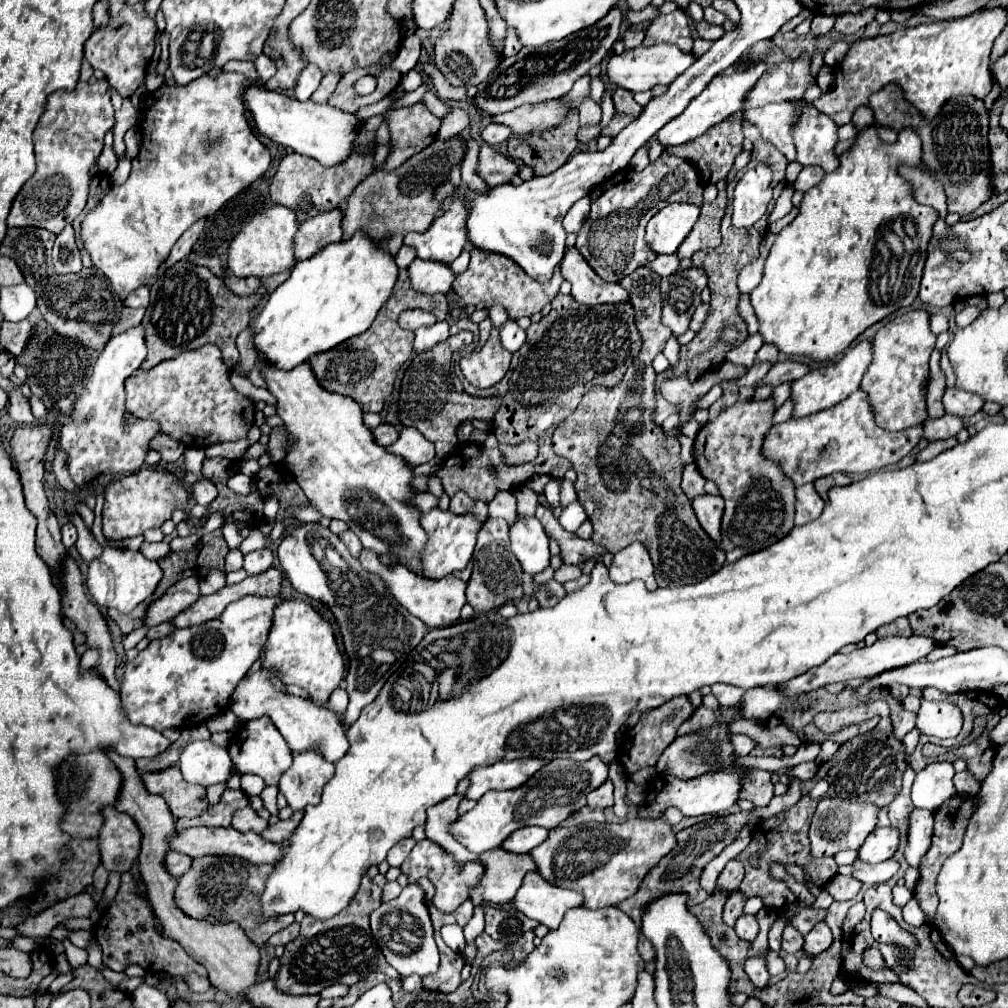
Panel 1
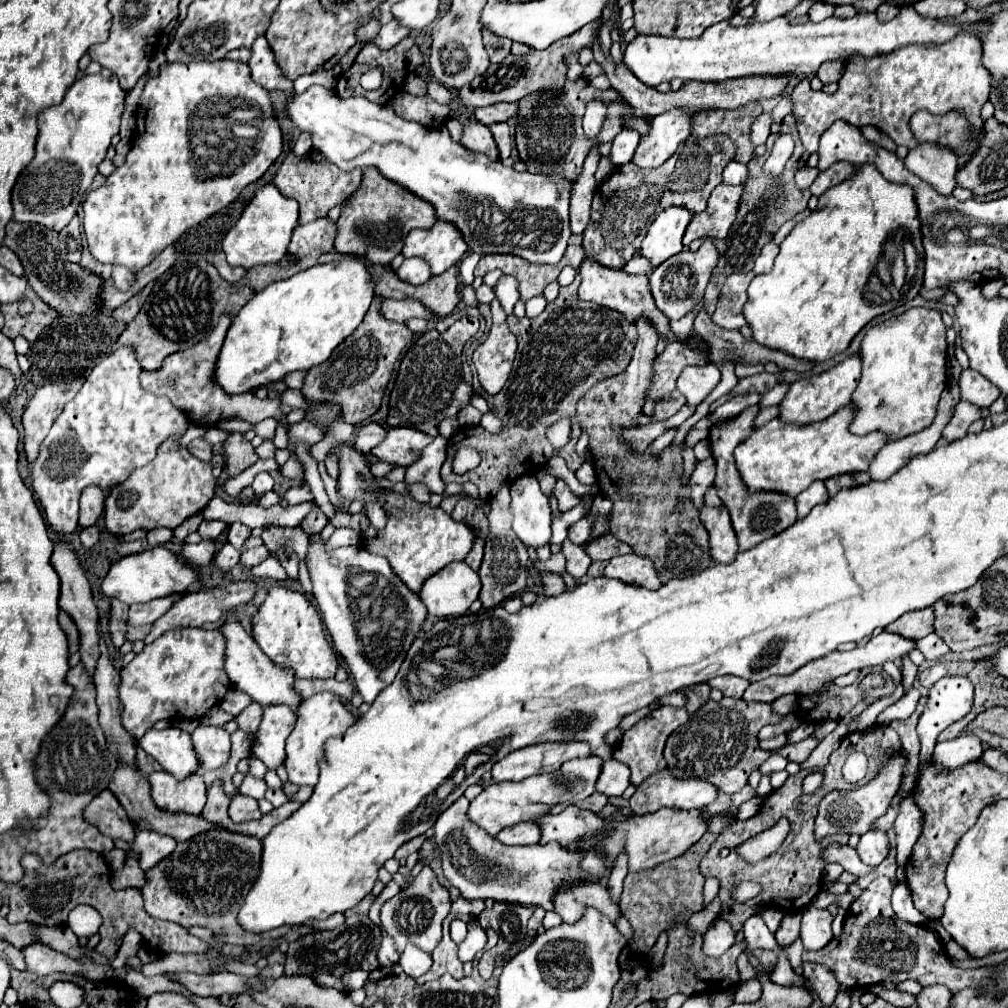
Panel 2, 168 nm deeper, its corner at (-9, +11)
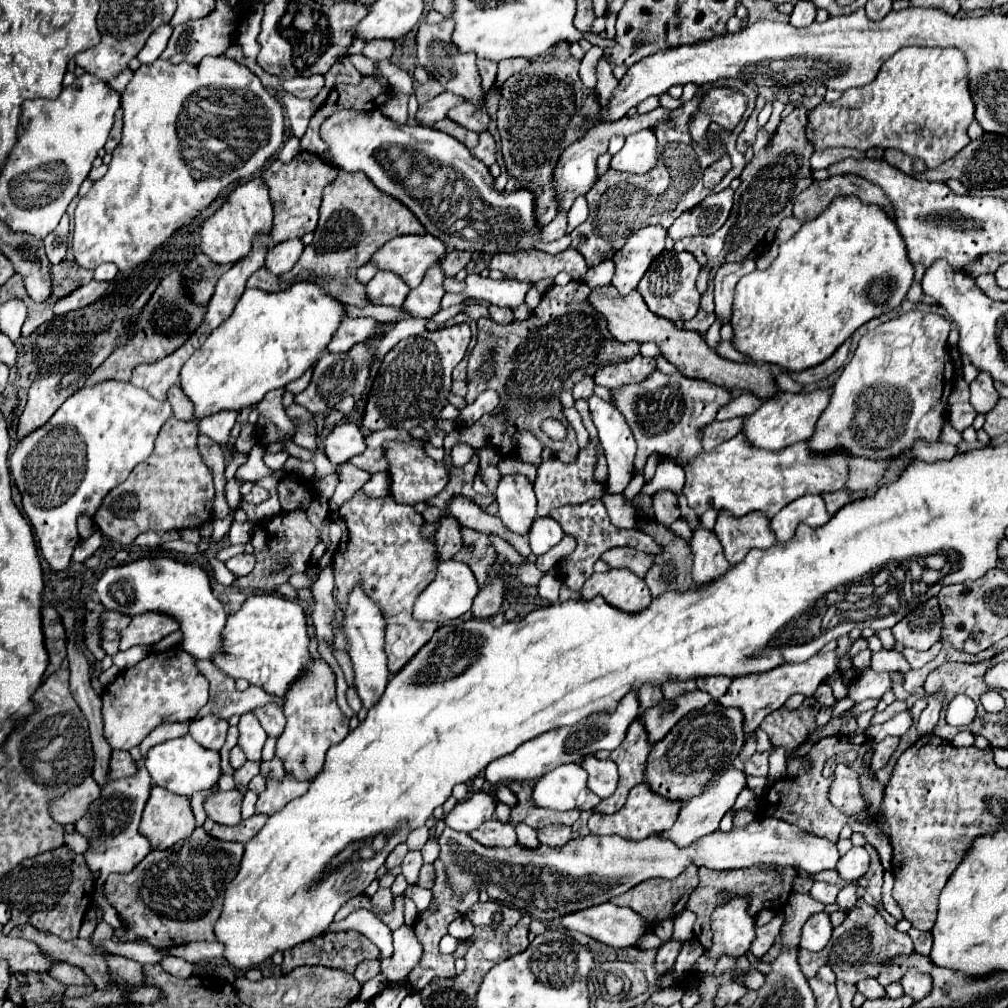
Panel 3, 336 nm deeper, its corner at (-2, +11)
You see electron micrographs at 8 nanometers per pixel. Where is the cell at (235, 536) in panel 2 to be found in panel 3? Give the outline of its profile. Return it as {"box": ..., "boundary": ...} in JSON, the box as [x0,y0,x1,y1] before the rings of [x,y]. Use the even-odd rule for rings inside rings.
{"box":[225,478,241,517],"boundary":[[[235,478],[231,479],[230,481],[227,481],[225,485],[226,501],[232,510],[233,517],[238,509],[237,506],[241,496],[239,488],[240,485]]]}

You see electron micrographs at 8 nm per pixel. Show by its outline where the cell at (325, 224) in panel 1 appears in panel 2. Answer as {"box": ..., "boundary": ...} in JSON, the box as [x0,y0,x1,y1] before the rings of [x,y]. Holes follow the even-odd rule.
{"box":[289,217,335,257],"boundary":[[[327,217],[317,219],[309,225],[295,227],[289,243],[289,255],[321,257],[333,251],[333,237],[335,237],[335,223],[331,223]]]}

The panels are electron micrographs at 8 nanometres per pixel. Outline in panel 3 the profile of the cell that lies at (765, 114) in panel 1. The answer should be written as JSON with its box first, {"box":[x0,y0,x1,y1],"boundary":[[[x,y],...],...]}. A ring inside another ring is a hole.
{"box":[806,47,974,169],"boundary":[[[902,47],[898,49],[880,69],[876,79],[866,87],[852,87],[842,93],[838,101],[816,105],[806,123],[806,139],[814,145],[816,151],[828,147],[852,147],[866,151],[870,147],[896,147],[910,157],[922,159],[928,169],[942,165],[962,151],[970,137],[966,133],[968,125],[974,119],[974,103],[968,89],[968,69],[966,59],[960,49],[940,49],[940,47]]]}

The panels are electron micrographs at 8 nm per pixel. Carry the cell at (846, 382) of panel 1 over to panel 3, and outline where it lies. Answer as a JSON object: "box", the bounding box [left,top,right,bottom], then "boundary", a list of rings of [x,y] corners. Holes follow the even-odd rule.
{"box":[742,387,832,451],"boundary":[[[832,387],[816,389],[812,393],[782,393],[780,391],[778,397],[770,397],[770,401],[764,401],[754,415],[746,417],[742,431],[746,433],[748,441],[754,447],[768,449],[768,451],[778,451],[792,443],[806,441],[814,433],[814,425],[818,423],[818,417],[824,413],[830,401],[830,393],[832,393]]]}

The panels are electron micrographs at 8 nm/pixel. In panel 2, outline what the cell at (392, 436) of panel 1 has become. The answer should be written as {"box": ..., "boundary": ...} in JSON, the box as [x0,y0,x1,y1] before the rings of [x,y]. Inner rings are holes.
{"box":[353,423,387,455],"boundary":[[[365,423],[361,425],[361,429],[357,431],[355,439],[353,439],[353,447],[365,455],[365,453],[371,453],[373,447],[377,447],[377,443],[381,443],[385,439],[385,433],[387,429],[377,425],[377,423]]]}

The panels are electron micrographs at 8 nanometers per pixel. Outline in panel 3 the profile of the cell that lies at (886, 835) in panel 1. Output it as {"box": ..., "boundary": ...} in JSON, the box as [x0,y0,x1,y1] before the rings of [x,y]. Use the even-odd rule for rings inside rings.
{"box":[836,847,870,881],"boundary":[[[852,847],[846,855],[840,857],[836,871],[840,873],[842,879],[846,881],[856,881],[868,871],[870,865],[870,855],[864,847]]]}

